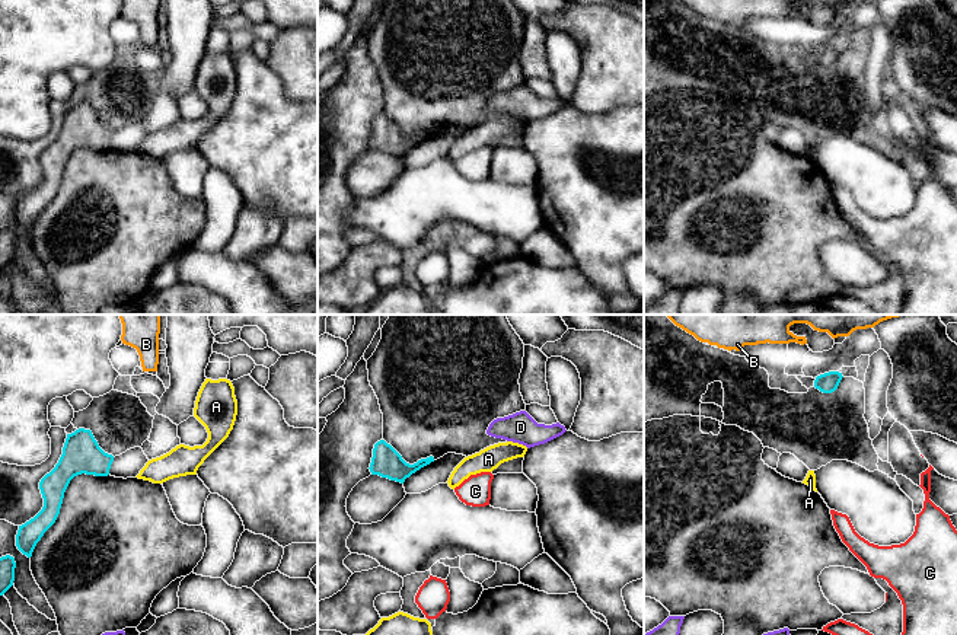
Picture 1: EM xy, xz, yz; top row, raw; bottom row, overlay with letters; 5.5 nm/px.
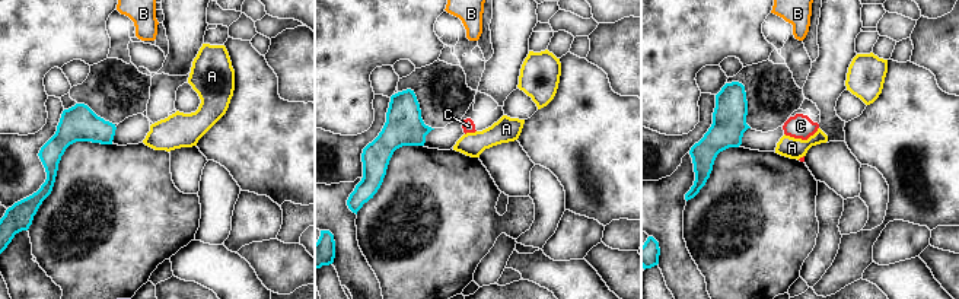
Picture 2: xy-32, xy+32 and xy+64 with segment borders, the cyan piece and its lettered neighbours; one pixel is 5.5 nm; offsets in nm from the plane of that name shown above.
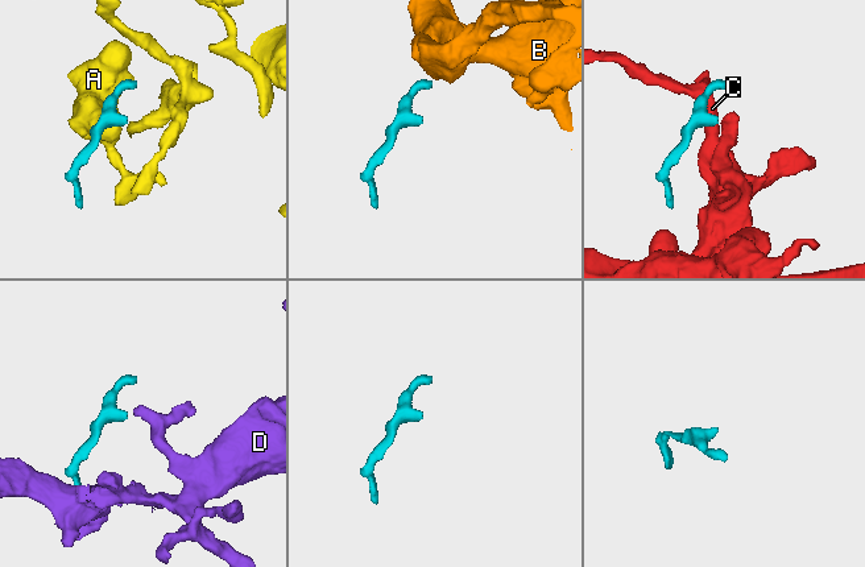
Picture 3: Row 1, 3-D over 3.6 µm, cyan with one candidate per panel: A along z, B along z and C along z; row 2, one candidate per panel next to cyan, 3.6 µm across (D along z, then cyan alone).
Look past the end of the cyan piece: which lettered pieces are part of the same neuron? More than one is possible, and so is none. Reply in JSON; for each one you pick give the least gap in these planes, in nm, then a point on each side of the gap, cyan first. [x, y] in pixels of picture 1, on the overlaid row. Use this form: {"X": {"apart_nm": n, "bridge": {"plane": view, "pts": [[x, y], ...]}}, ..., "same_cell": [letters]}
{"D": {"apart_nm": 320, "bridge": {"plane": "xz", "pts": [[433, 458], [487, 433]]}}, "same_cell": ["D"]}

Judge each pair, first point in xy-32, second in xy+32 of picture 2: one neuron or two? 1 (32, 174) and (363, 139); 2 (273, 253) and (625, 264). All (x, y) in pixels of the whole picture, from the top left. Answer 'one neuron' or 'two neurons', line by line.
1: one neuron
2: one neuron

